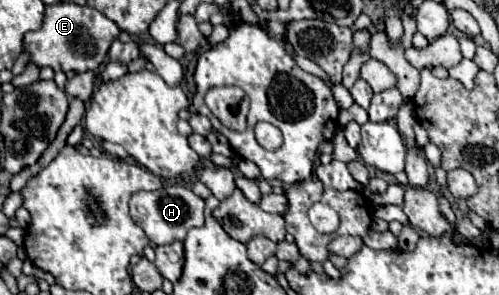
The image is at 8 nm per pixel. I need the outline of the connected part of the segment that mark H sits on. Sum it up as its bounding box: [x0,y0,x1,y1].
[130,185,204,245]

